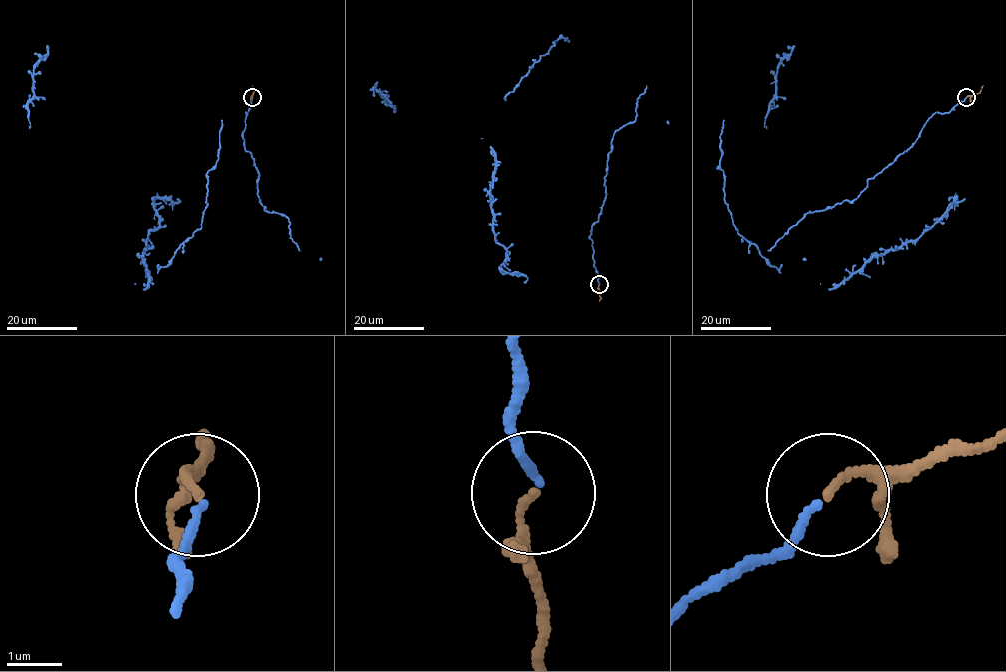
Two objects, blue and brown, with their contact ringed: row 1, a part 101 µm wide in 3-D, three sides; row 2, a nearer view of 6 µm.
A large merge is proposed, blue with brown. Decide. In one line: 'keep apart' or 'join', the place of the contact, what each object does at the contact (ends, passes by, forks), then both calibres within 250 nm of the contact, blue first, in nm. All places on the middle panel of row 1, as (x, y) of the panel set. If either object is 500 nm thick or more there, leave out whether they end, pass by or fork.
join; at (599, 284); blue ends there; brown ends there; 140 nm thick on the blue side, 150 nm on the other

